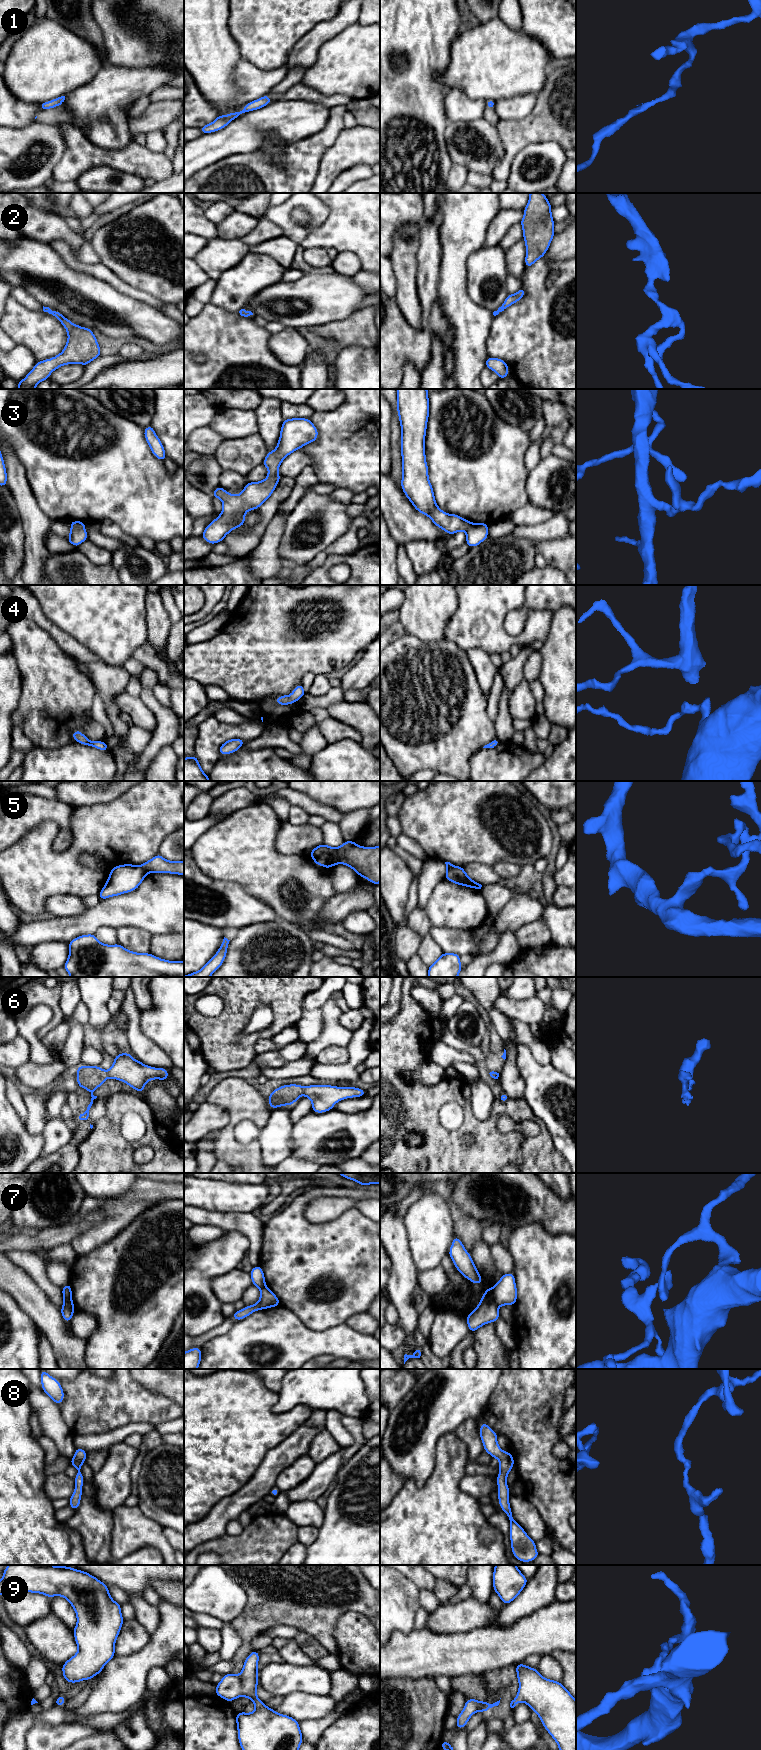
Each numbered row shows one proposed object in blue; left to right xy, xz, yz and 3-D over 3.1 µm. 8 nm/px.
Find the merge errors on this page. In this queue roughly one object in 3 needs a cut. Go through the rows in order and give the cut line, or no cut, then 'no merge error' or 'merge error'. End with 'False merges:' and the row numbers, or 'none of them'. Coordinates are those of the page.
1: no cut | no merge error
2: no cut | no merge error
3: xy (71, 527), (83, 528) | merge error
4: no cut | no merge error
5: xz (335, 848), (340, 863) | merge error
6: no cut | no merge error
7: yz (491, 1289), (497, 1307) | merge error
8: no cut | no merge error
9: no cut | no merge error
False merges: 3, 5, 7

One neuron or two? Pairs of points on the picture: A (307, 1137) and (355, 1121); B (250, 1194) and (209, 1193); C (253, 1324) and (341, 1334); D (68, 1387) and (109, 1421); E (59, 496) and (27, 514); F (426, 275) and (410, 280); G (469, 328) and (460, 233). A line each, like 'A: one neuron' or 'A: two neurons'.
A: one neuron
B: one neuron
C: one neuron
D: one neuron
E: two neurons
F: two neurons
G: one neuron

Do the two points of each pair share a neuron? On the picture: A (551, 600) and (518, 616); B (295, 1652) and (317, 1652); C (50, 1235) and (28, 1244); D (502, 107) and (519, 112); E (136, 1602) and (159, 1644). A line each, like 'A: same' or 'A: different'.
A: same
B: different
C: same
D: same
E: different

